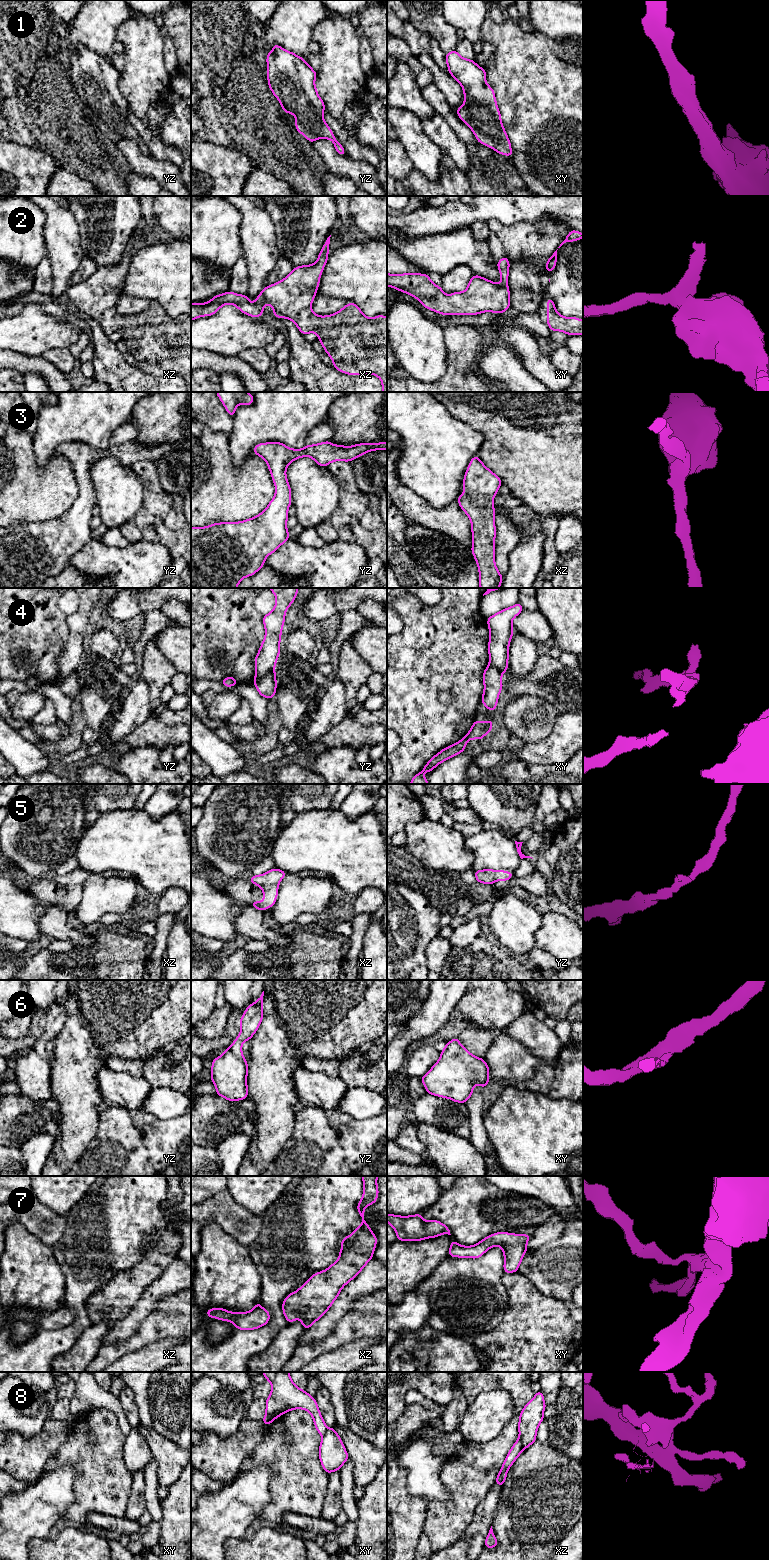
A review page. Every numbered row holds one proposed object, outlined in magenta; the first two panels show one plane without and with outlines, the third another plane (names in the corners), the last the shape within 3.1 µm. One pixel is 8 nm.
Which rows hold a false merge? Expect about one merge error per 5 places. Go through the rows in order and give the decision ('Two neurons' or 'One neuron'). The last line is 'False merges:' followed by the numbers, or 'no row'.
1: One neuron
2: One neuron
3: One neuron
4: Two neurons
5: One neuron
6: One neuron
7: One neuron
8: Two neurons
False merges: 4, 8

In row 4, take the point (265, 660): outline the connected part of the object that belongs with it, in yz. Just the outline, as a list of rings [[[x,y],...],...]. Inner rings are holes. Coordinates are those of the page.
[[[269,588],[275,595],[274,609],[263,616],[265,637],[255,656],[255,679],[252,684],[258,684],[261,679],[273,669],[280,654],[280,640],[285,614],[294,602],[298,588]]]

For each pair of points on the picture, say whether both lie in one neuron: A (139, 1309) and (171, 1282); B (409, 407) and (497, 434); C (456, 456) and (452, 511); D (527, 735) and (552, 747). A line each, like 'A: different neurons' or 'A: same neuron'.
A: same neuron
B: different neurons
C: different neurons
D: different neurons

